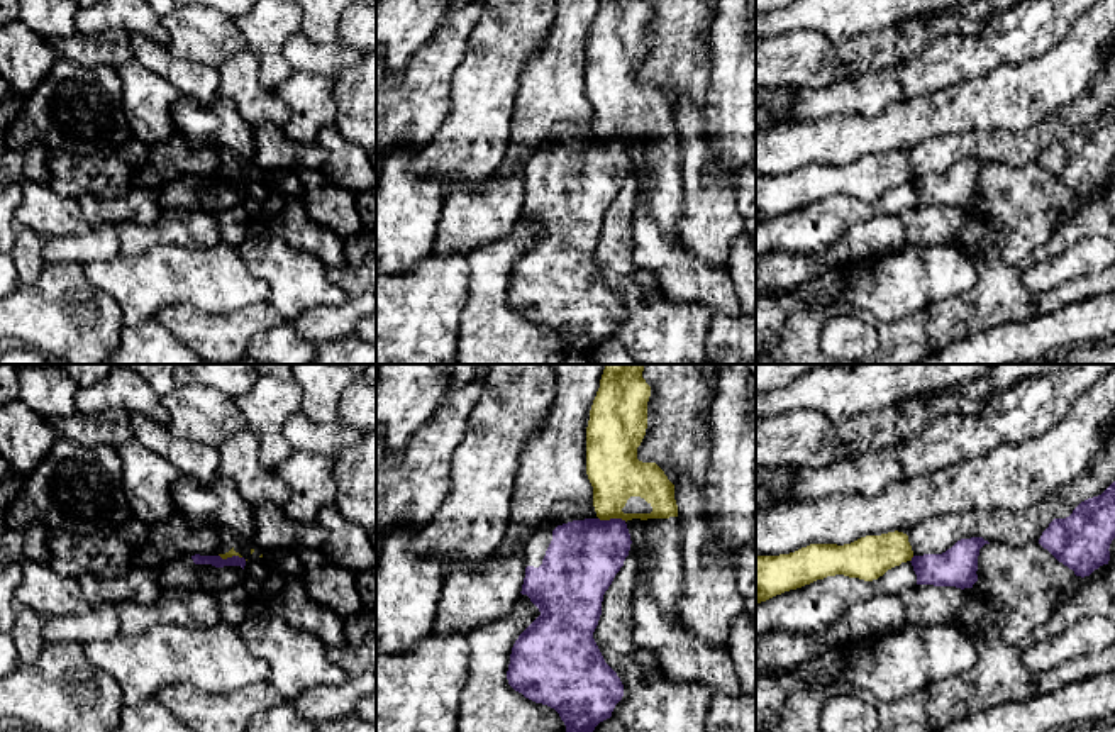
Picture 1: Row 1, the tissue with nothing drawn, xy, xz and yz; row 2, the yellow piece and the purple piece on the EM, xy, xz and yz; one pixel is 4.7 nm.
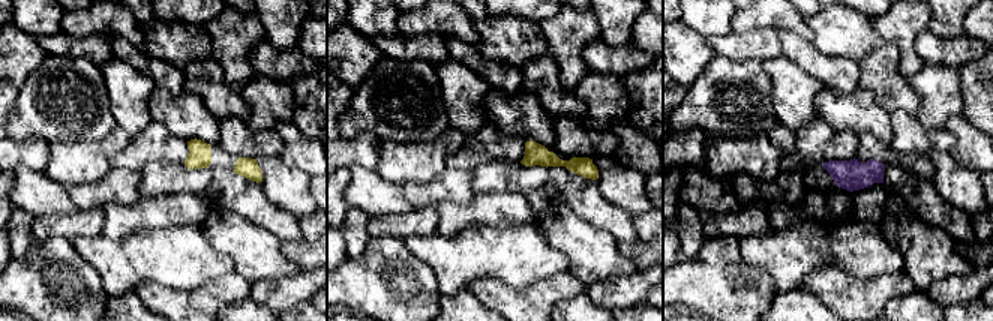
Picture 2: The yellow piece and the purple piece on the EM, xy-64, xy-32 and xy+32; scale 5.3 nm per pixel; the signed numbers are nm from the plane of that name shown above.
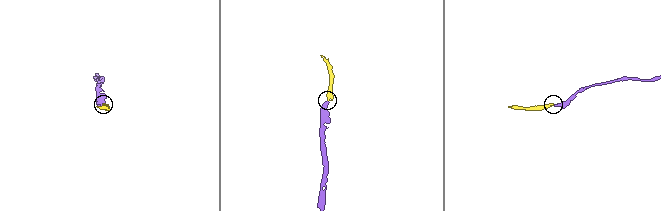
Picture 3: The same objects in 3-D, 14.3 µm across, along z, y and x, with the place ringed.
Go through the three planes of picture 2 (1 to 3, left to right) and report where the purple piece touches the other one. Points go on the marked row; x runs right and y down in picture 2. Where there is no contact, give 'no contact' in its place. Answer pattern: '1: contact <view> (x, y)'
1: no contact
2: no contact
3: no contact

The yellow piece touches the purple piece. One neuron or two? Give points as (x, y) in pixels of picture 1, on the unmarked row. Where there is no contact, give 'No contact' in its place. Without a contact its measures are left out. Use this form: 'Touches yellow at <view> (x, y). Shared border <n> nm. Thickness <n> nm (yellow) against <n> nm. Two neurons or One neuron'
Touches yellow at xz (612, 138). Shared border 140 nm. Thickness 260 nm (yellow) against 340 nm. Two neurons

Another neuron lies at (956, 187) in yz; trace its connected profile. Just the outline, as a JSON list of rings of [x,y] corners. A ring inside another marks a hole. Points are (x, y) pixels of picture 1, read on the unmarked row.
[[[983,158],[961,159],[942,175],[913,176],[873,202],[835,195],[776,215],[756,224],[756,258],[773,251],[824,258],[852,225],[881,214],[900,215],[915,205],[973,208],[985,164],[990,163]]]

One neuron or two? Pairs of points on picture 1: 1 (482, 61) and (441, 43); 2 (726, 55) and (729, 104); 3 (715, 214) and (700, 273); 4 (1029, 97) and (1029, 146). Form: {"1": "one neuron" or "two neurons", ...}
{"1": "two neurons", "2": "one neuron", "3": "two neurons", "4": "two neurons"}

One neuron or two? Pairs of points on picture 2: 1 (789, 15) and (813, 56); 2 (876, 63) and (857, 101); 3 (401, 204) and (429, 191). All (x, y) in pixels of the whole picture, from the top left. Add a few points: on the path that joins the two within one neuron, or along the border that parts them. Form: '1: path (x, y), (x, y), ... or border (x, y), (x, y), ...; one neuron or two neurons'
1: border (777, 29), (795, 32), (810, 42); two neurons
2: border (860, 84), (888, 111); two neurons
3: border (402, 186), (404, 197), (414, 207); two neurons

